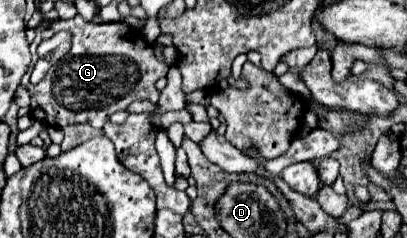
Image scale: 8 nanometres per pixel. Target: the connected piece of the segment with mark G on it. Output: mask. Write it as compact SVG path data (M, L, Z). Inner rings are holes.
M75 16L71 20L43 20L37 26L37 36L30 44L30 53L32 61L28 67L21 84L27 86L29 94L31 94L31 116L43 124L55 126L55 128L65 128L67 124L77 124L77 122L85 122L91 124L93 128L101 130L105 122L109 122L111 114L119 112L119 110L127 110L127 106L131 102L137 100L151 100L157 102L159 100L159 90L155 88L155 82L163 76L167 76L169 66L159 62L155 58L153 46L145 40L145 36L141 34L141 30L135 30L131 26L127 26L125 22L105 22L105 24L95 24L95 22L85 22L81 16ZM59 30L69 30L73 34L71 38L71 50L67 52L67 56L63 60L59 60L55 66L49 68L49 72L45 74L45 78L39 84L31 84L29 82L29 74L33 71L37 61L36 49L39 42L43 42L47 36L53 36Z

